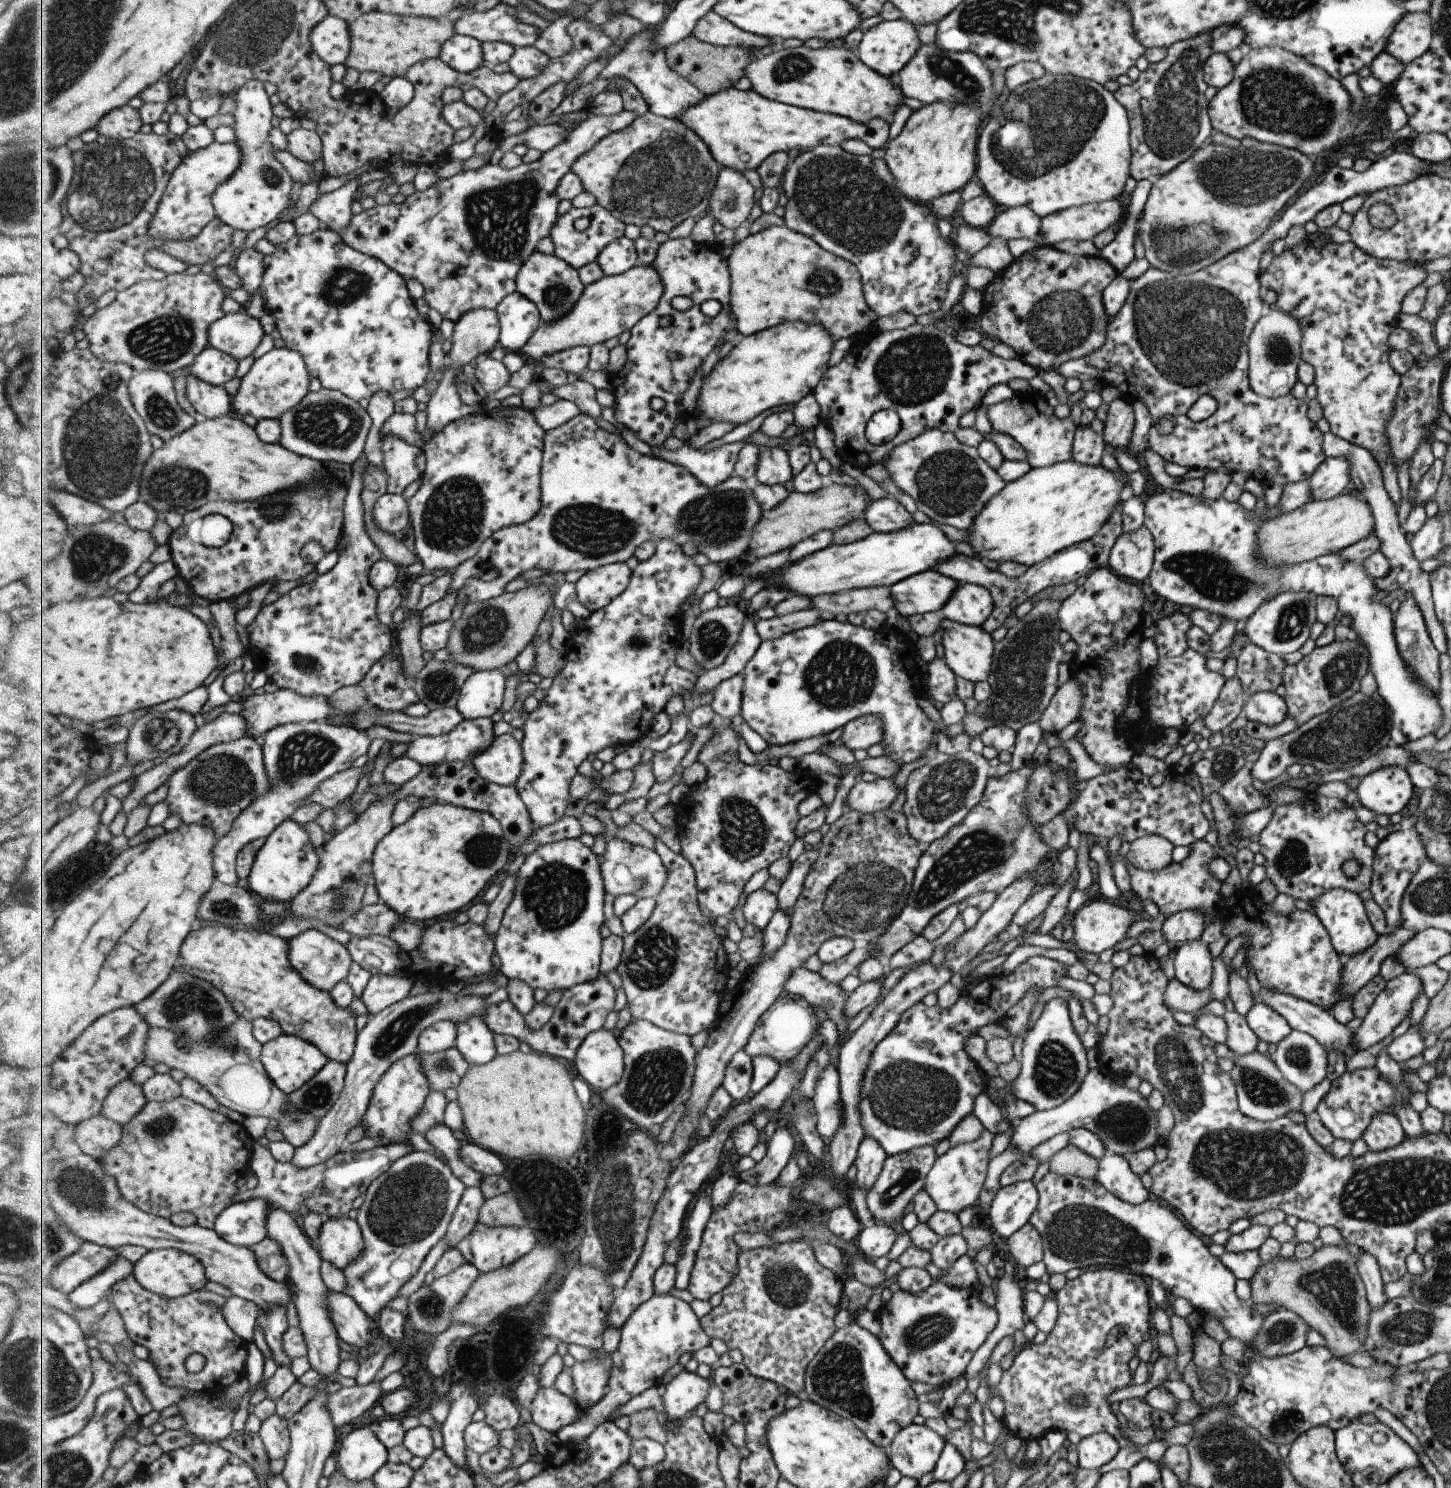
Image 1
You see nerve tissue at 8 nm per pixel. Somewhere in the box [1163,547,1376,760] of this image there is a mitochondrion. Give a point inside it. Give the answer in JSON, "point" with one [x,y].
{"point":[1341,672]}

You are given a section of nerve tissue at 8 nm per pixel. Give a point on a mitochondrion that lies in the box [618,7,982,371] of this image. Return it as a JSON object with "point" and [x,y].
{"point":[846,200]}

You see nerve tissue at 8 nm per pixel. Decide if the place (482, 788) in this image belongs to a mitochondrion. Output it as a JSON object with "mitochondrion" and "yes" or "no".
{"mitochondrion":"no"}

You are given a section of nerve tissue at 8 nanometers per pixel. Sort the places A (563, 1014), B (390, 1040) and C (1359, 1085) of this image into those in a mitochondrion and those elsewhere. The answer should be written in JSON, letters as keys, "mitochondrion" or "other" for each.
{"A":"other","B":"mitochondrion","C":"other"}

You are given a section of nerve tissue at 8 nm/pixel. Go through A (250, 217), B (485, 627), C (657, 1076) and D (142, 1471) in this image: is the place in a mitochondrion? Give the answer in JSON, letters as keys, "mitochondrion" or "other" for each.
{"A":"other","B":"mitochondrion","C":"mitochondrion","D":"other"}

